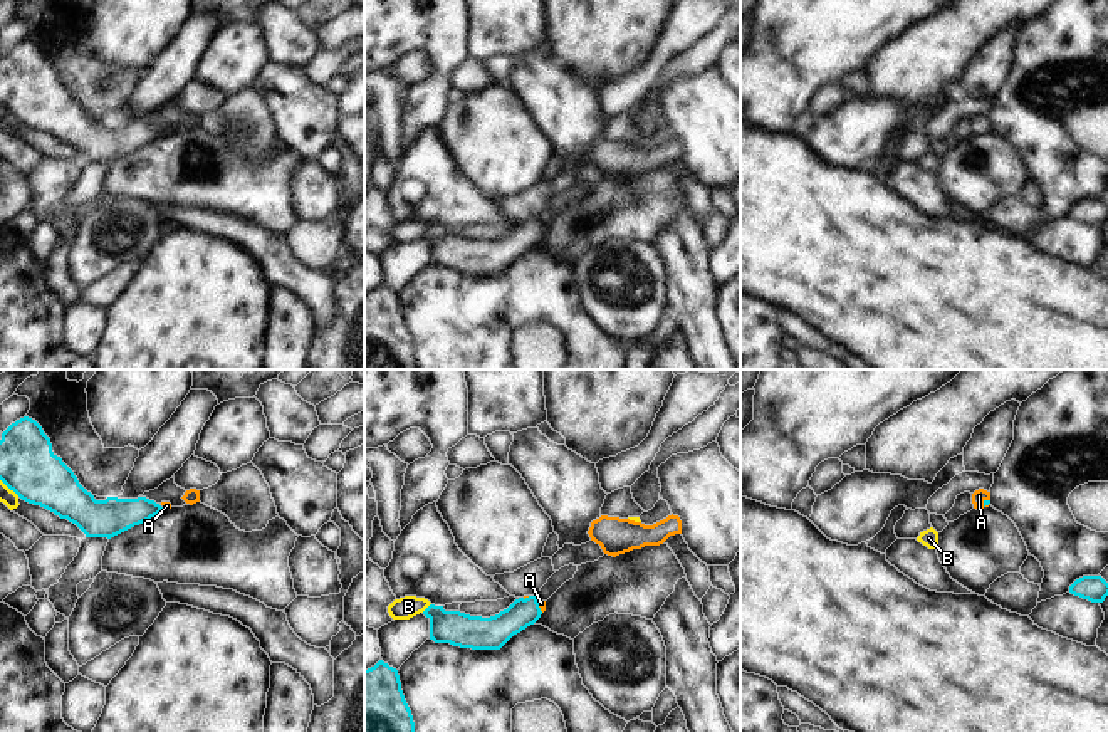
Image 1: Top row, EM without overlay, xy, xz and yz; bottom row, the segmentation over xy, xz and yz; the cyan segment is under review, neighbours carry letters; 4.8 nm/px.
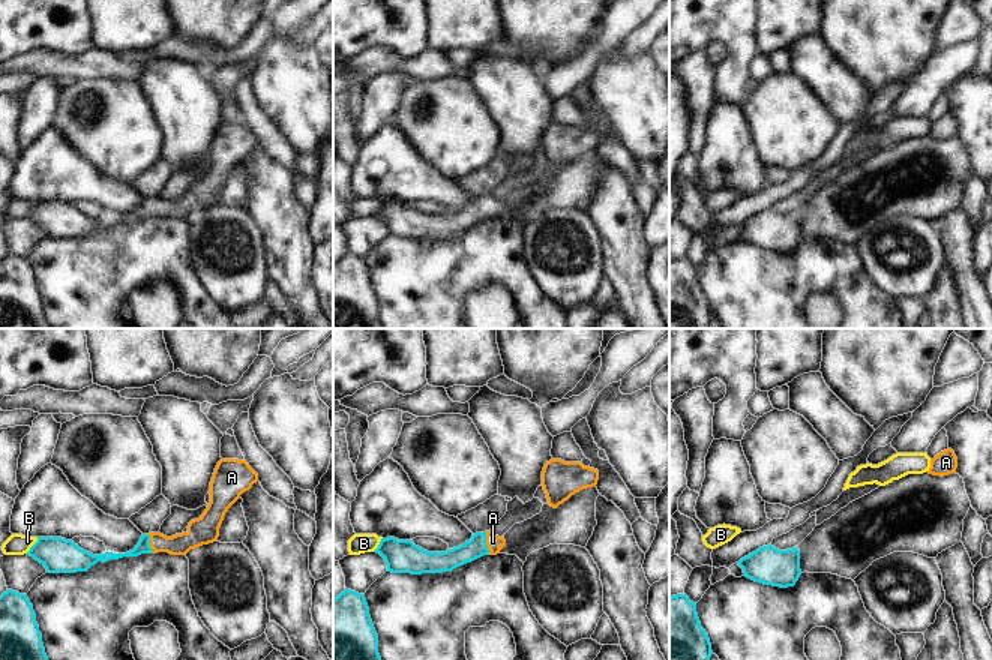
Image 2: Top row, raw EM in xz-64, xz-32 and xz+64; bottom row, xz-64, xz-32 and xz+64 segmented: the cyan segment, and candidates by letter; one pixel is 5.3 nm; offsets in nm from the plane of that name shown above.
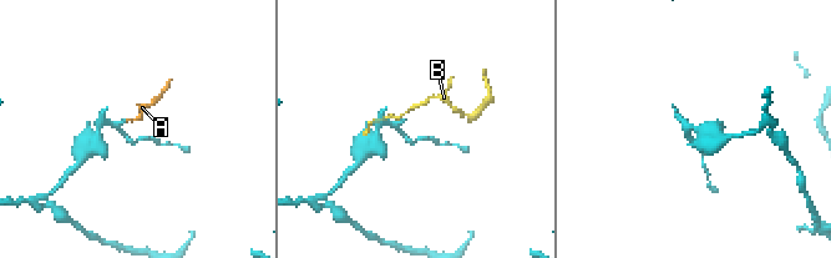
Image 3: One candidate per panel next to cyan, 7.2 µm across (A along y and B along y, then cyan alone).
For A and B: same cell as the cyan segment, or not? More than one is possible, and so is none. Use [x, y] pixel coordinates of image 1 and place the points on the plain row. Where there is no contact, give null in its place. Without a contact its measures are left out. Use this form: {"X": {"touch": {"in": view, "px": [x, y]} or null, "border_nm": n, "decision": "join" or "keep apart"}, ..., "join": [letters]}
{"A": {"touch": {"in": "yz", "px": [984, 126]}, "border_nm": 50, "decision": "join"}, "B": {"touch": {"in": "xz", "px": [427, 232]}, "border_nm": 60, "decision": "keep apart"}, "join": ["A"]}

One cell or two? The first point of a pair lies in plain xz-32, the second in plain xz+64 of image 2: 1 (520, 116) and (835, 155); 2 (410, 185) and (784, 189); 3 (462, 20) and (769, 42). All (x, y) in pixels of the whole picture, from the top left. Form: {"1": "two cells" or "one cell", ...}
{"1": "two cells", "2": "two cells", "3": "one cell"}

